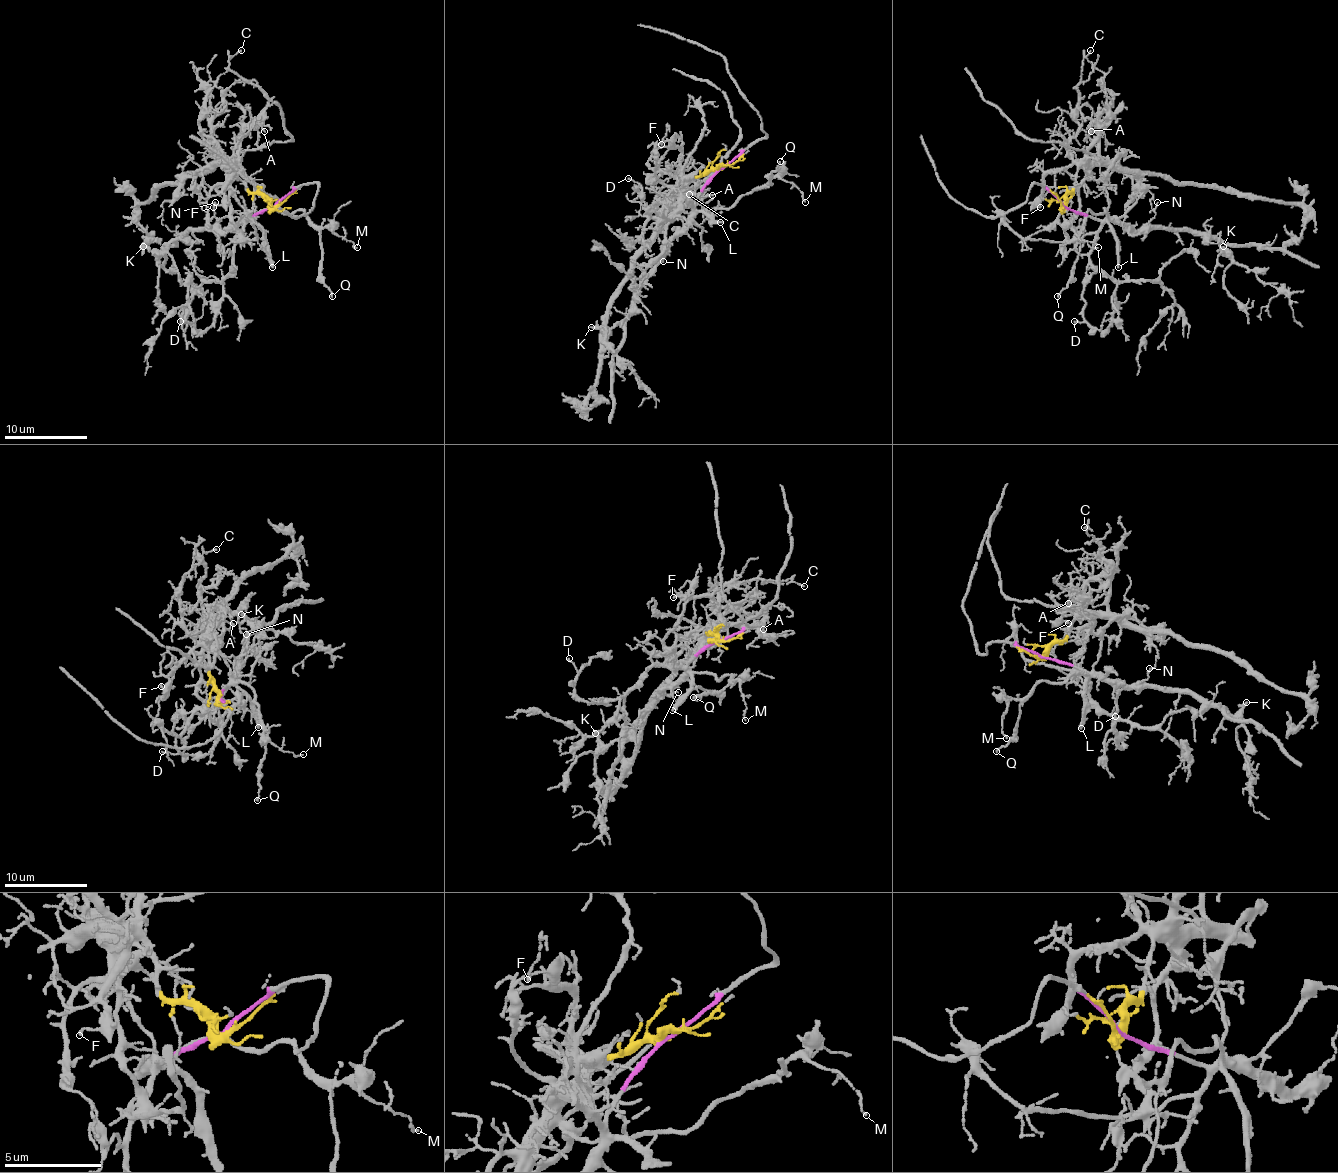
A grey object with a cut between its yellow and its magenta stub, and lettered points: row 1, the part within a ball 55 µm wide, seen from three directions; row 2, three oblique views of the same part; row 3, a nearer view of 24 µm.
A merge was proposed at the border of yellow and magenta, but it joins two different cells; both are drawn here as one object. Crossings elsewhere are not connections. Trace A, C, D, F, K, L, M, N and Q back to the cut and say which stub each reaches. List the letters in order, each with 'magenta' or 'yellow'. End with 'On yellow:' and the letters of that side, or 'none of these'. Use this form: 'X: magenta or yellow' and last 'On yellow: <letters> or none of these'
A: yellow
C: yellow
D: magenta
F: yellow
K: magenta
L: magenta
M: magenta
N: magenta
Q: magenta
On yellow: A, C, F

